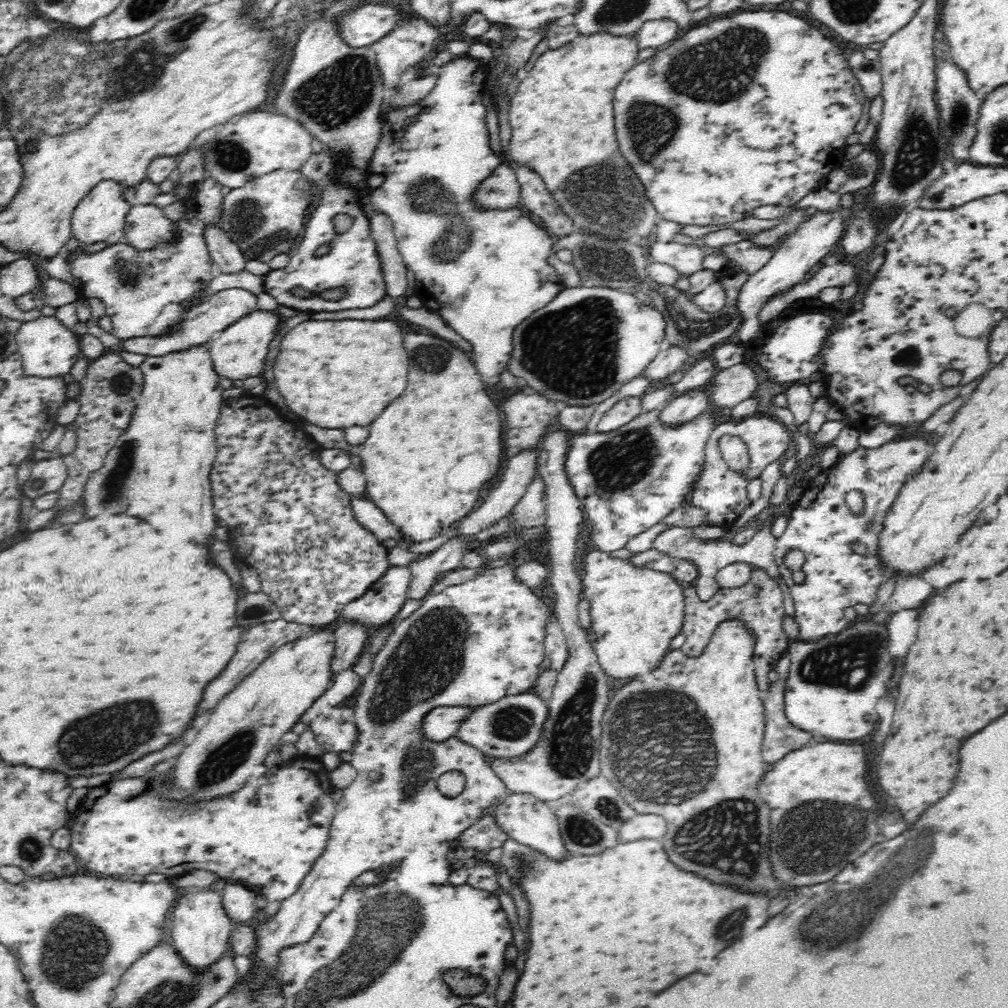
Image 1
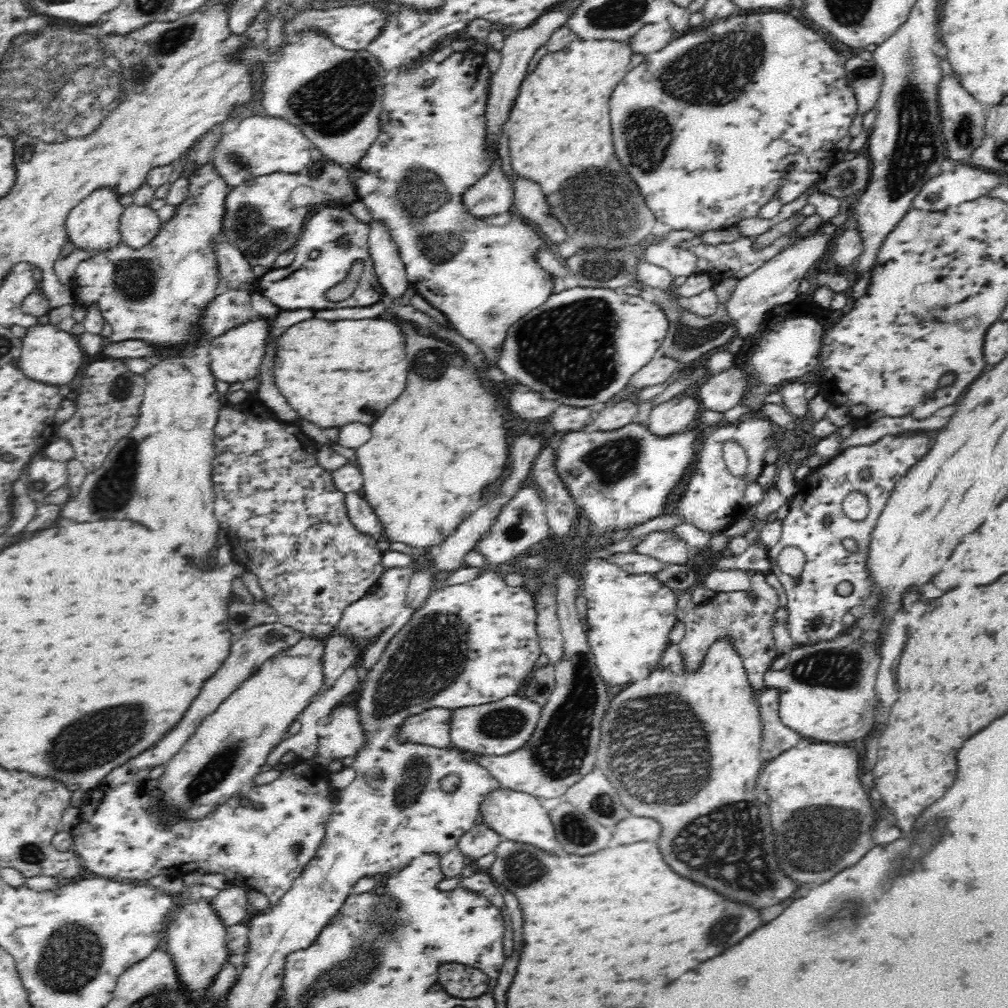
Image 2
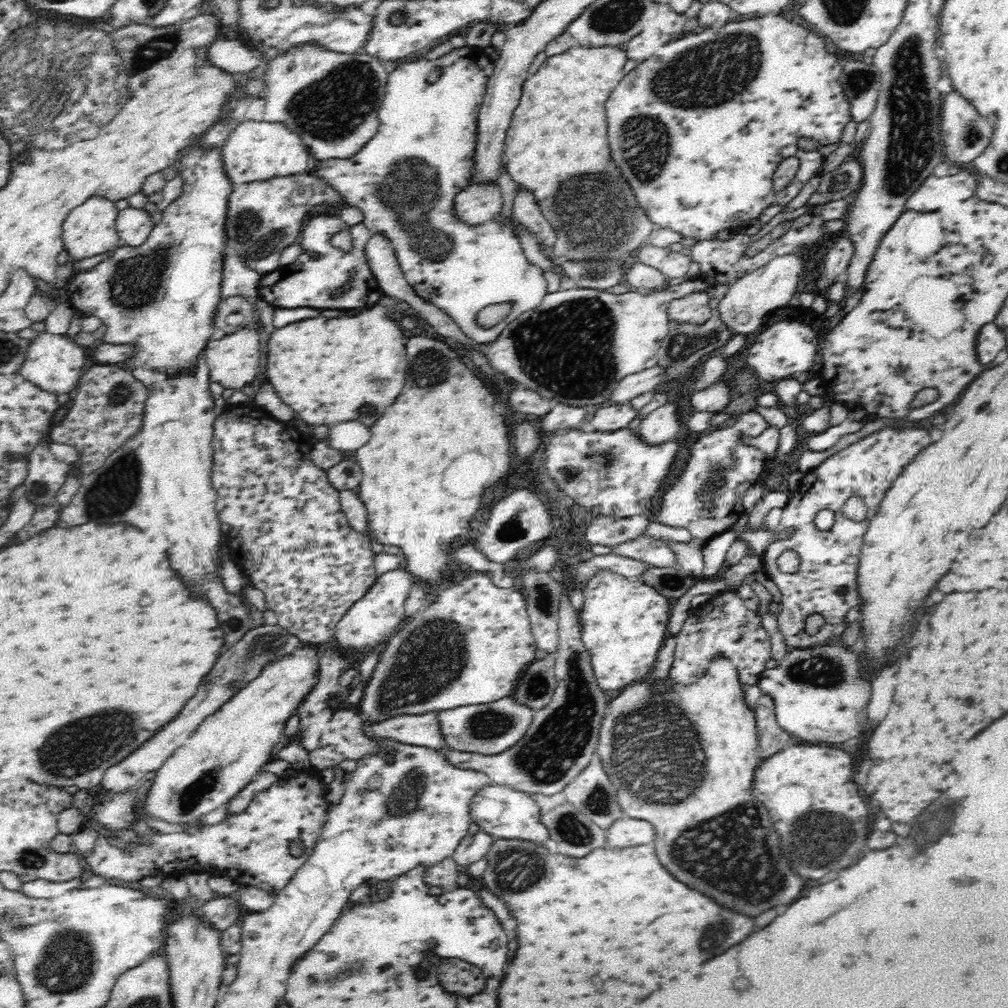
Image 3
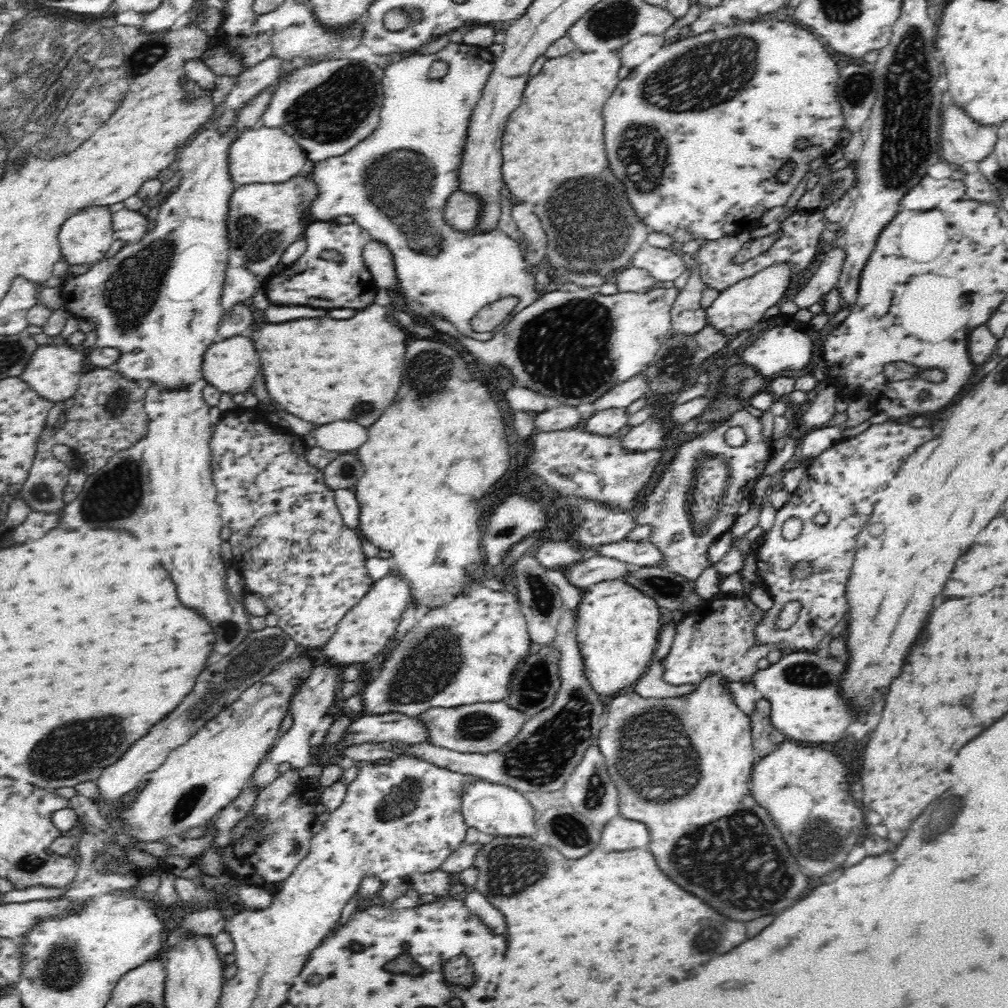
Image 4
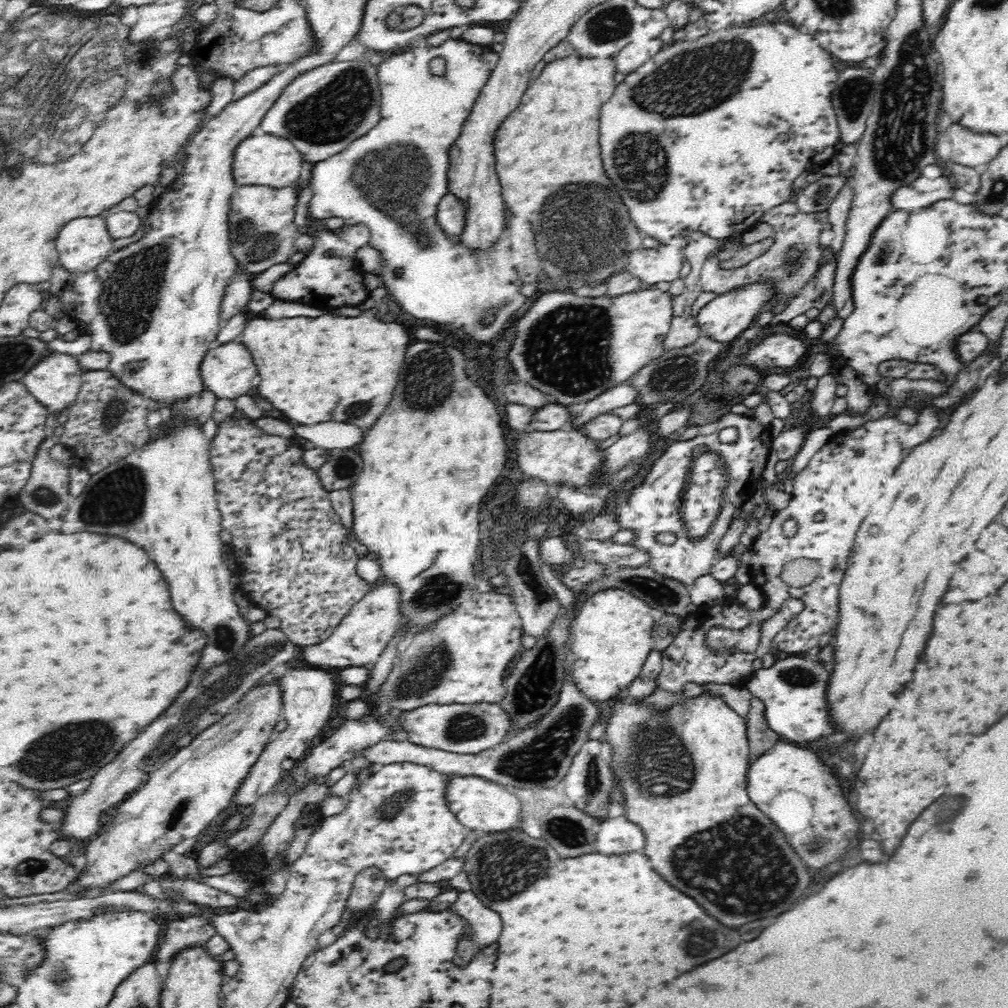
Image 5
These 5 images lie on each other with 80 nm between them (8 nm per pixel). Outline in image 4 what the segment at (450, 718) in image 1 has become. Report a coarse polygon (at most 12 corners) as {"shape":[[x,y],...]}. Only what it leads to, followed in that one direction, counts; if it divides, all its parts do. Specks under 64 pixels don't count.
{"shape":[[407,714],[357,716],[348,743],[434,745],[426,721]]}

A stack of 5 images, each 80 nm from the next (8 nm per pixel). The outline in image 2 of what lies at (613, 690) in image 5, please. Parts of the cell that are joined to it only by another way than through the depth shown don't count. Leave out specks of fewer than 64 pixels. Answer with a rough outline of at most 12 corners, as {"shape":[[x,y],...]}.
{"shape":[[606,557],[584,562],[602,679],[658,668],[679,593]]}

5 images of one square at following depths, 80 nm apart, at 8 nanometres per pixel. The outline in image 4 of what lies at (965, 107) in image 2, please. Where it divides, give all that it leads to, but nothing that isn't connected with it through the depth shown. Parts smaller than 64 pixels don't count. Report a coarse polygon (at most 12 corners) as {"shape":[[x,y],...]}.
{"shape":[[946,98],[942,159],[977,163],[993,149],[995,125]]}

